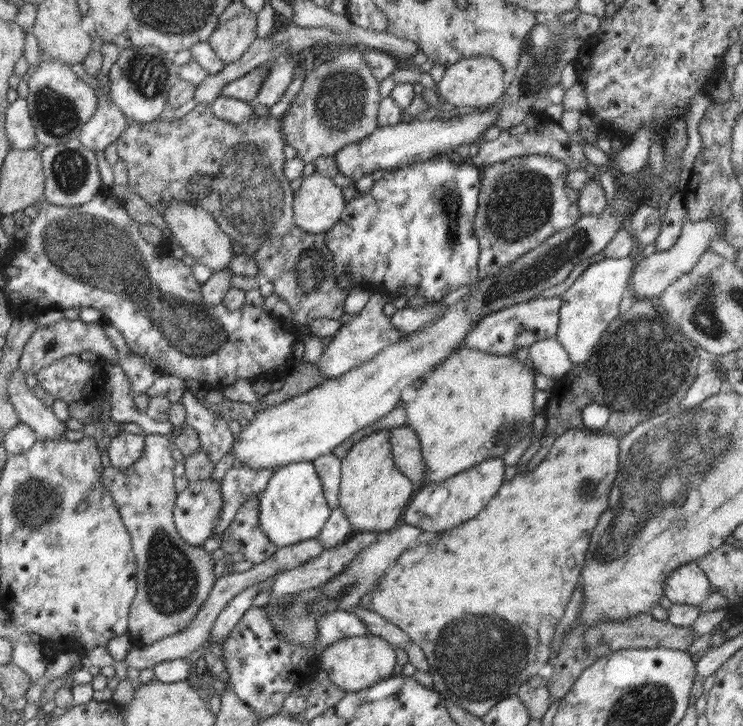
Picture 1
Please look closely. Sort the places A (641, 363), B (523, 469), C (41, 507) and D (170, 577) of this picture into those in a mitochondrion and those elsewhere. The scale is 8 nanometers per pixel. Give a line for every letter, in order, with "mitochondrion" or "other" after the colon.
A: mitochondrion
B: other
C: mitochondrion
D: mitochondrion

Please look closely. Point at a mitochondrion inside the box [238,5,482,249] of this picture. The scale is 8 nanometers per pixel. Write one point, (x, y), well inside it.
(339, 100)

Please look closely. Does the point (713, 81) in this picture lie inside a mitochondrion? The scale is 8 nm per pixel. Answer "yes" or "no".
no

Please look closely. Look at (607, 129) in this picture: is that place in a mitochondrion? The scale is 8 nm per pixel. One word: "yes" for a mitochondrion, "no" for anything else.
no

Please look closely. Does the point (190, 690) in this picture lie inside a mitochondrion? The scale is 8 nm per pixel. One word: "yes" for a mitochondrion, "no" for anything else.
no

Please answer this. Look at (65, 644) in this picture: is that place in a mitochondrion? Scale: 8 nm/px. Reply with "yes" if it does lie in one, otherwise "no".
no

